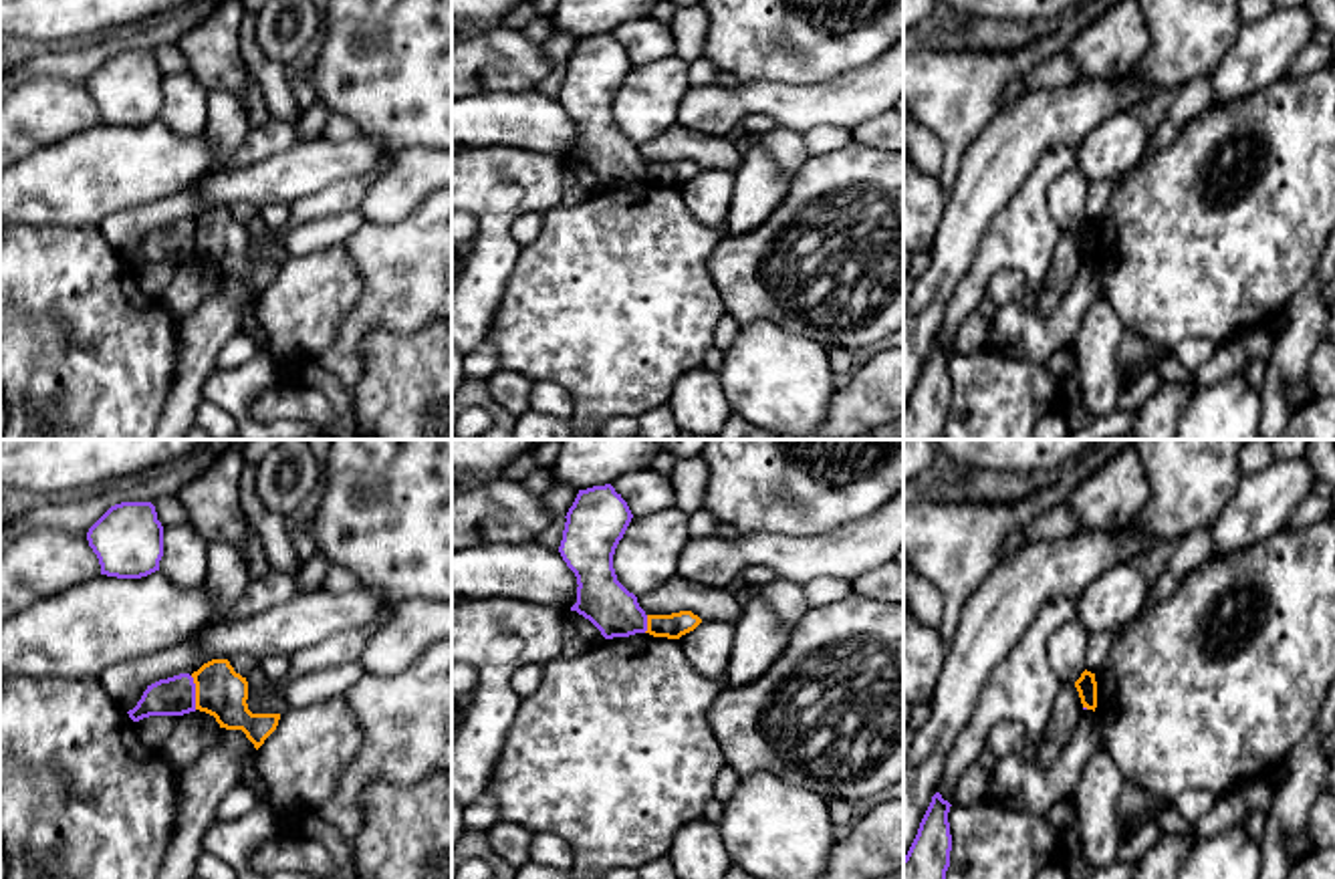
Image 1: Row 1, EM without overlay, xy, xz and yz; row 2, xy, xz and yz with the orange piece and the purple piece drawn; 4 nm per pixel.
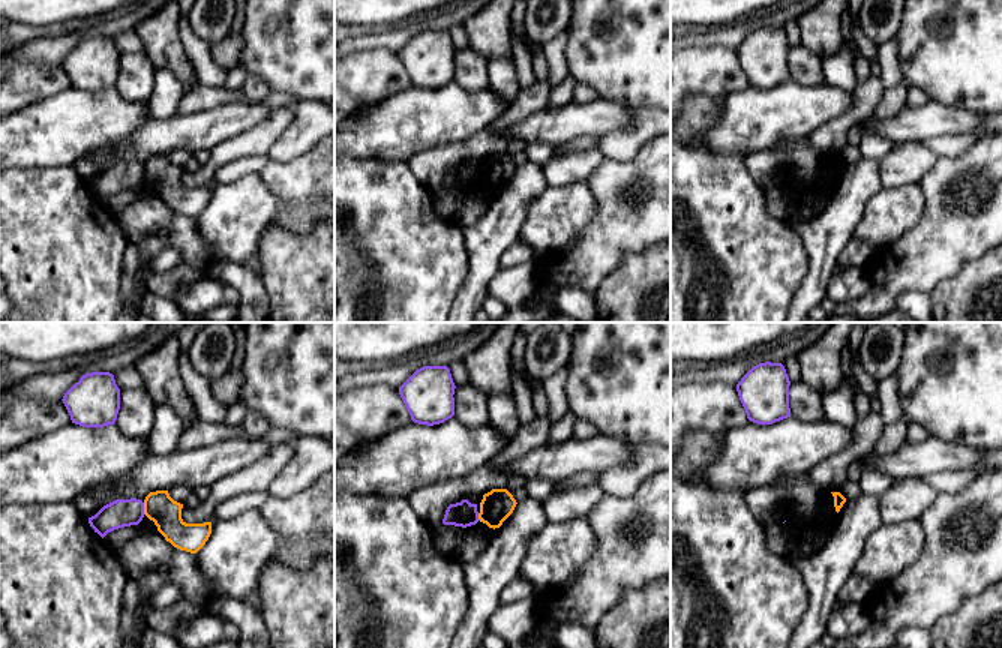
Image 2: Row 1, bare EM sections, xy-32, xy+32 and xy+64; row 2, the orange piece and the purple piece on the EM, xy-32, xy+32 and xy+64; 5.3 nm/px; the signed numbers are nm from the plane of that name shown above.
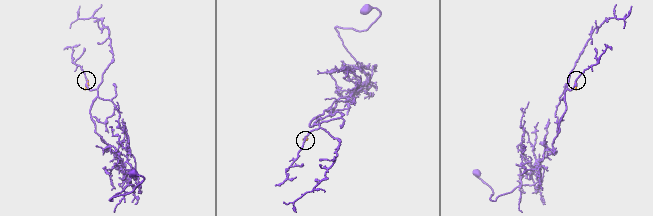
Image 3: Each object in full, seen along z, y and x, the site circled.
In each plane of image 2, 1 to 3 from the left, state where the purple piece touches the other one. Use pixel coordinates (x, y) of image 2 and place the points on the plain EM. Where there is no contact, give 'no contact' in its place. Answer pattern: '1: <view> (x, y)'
1: xy-32 (144, 173)
2: xy+32 (479, 180)
3: no contact

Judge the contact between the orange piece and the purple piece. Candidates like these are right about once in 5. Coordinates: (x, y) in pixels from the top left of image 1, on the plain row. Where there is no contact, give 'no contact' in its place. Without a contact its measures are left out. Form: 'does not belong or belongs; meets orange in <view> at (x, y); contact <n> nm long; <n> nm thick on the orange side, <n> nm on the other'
does not belong; meets orange in xy at (196, 240); contact 140 nm long; 200 nm thick on the orange side, 160 nm on the other

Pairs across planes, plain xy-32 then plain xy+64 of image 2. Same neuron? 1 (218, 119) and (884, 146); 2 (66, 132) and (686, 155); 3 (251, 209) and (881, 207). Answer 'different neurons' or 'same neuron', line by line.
1: different neurons
2: different neurons
3: same neuron

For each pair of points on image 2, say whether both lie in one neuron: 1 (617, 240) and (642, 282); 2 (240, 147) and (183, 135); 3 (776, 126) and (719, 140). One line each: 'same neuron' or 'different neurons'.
1: different neurons
2: different neurons
3: same neuron

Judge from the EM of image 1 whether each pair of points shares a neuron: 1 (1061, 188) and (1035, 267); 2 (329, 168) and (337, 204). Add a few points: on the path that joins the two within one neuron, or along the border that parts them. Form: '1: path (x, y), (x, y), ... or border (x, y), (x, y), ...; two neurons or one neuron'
1: border (1067, 172), (1047, 190), (1047, 214), (1061, 230); two neurons
2: border (378, 168), (363, 176), (343, 178), (289, 204); two neurons

